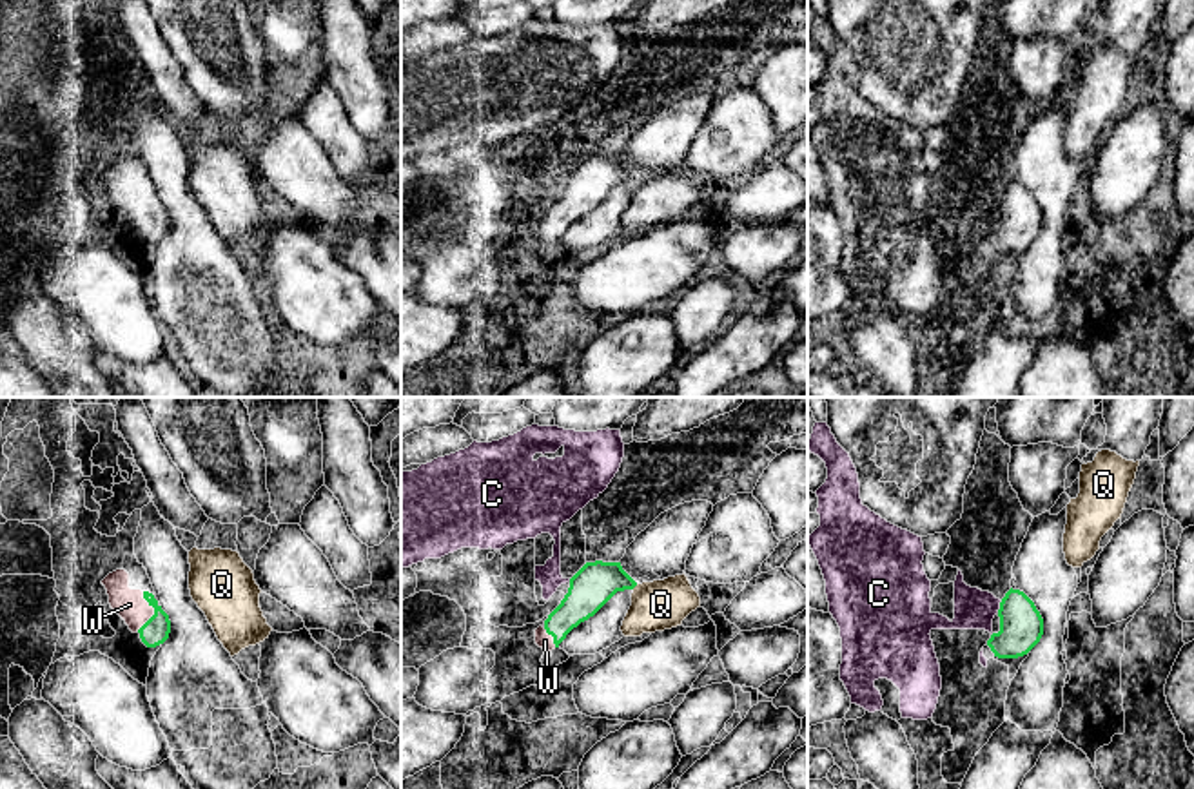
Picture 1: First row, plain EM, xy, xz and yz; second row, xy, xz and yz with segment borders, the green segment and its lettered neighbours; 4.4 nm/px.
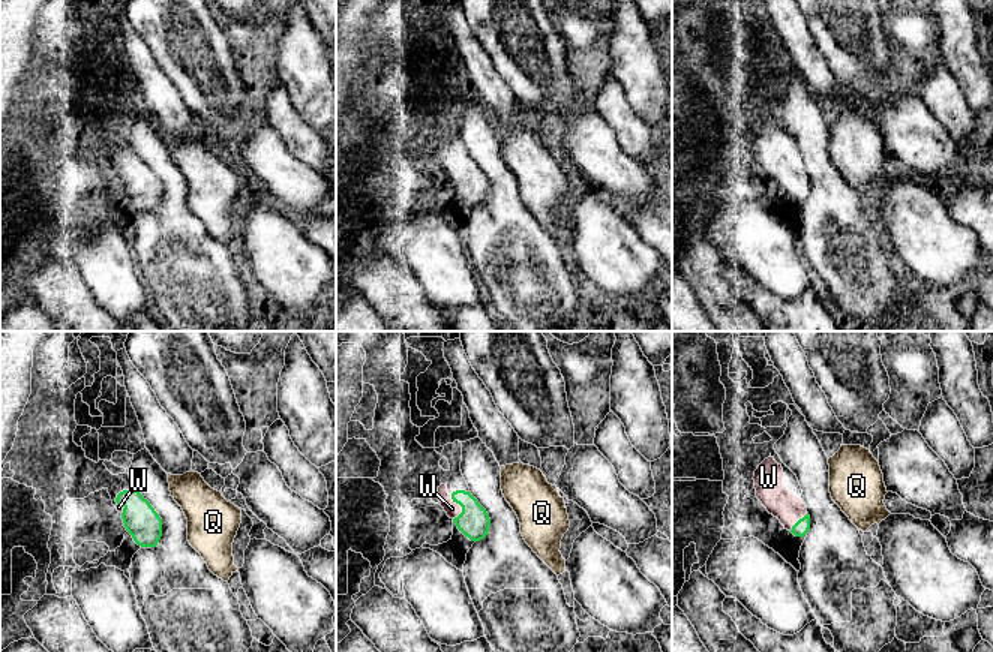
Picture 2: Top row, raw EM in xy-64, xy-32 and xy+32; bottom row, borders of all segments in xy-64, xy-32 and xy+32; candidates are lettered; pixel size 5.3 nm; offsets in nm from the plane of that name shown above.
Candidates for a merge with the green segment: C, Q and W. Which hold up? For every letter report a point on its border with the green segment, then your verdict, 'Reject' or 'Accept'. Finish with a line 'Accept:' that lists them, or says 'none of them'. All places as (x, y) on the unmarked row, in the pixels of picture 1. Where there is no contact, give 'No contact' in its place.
C: Touches green at yz (1000, 200). Reject
Q: Touches green at xz (634, 180). Reject
W: Touches green at xy (155, 205). Accept
Accept: W

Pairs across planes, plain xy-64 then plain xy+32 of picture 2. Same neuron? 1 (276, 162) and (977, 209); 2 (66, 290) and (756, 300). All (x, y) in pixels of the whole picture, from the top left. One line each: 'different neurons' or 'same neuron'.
1: different neurons
2: different neurons

